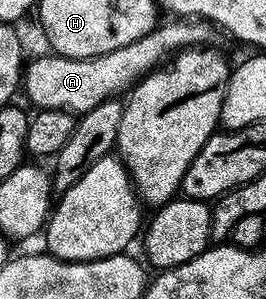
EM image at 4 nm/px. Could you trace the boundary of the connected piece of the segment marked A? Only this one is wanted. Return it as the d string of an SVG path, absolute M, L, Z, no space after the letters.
M204 20L162 21L156 30L147 32L139 40L115 52L107 52L94 58L62 58L48 56L37 58L23 70L23 94L34 102L37 110L67 110L74 116L85 114L100 102L110 101L117 93L128 91L137 85L145 75L158 69L179 50L205 48L215 35L213 23Z

